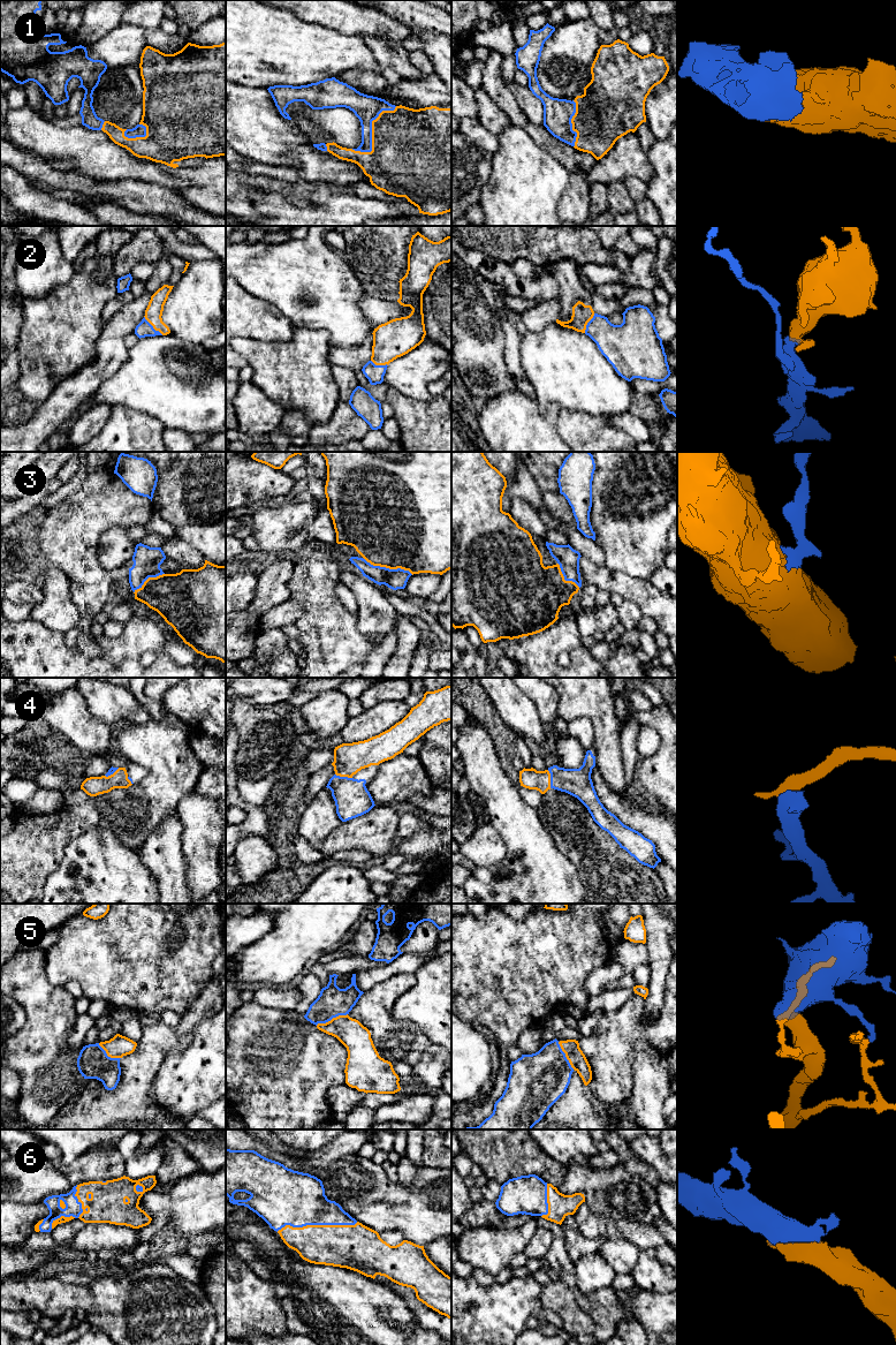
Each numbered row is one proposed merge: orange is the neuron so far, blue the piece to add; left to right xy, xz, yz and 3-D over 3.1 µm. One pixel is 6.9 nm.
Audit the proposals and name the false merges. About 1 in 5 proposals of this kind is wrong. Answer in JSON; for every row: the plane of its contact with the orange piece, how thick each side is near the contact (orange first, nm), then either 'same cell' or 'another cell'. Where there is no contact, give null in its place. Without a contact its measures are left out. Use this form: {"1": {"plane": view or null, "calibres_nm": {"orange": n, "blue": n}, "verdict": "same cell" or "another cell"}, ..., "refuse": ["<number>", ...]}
{"1": {"plane": "xz", "calibres_nm": {"orange": 480, "blue": 180}, "verdict": "same cell"}, "2": {"plane": "xy", "calibres_nm": {"orange": 120, "blue": 110}, "verdict": "same cell"}, "3": {"plane": "xz", "calibres_nm": {"orange": 500, "blue": 140}, "verdict": "same cell"}, "4": {"plane": "yz", "calibres_nm": {"orange": 140, "blue": 190}, "verdict": "same cell"}, "5": {"plane": "xz", "calibres_nm": {"orange": 200, "blue": 200}, "verdict": "same cell"}, "6": {"plane": "xz", "calibres_nm": {"orange": 300, "blue": 380}, "verdict": "same cell"}, "refuse": []}

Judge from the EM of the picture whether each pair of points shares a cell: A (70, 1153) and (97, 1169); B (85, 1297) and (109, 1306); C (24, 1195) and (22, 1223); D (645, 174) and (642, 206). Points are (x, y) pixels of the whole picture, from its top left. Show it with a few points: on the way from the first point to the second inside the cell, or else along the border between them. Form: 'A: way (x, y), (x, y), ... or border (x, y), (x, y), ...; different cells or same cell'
A: border (104, 1148), (89, 1149), (71, 1163), (63, 1164); different cells
B: border (88, 1285), (92, 1296), (93, 1308), (86, 1313); different cells
C: border (12, 1201), (21, 1203), (43, 1202); different cells
D: border (622, 181), (628, 176), (637, 176), (646, 183); different cells

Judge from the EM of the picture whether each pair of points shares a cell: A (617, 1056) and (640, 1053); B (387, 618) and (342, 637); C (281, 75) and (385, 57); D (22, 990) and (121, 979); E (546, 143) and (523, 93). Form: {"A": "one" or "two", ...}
{"A": "two", "B": "two", "C": "two", "D": "two", "E": "two"}

